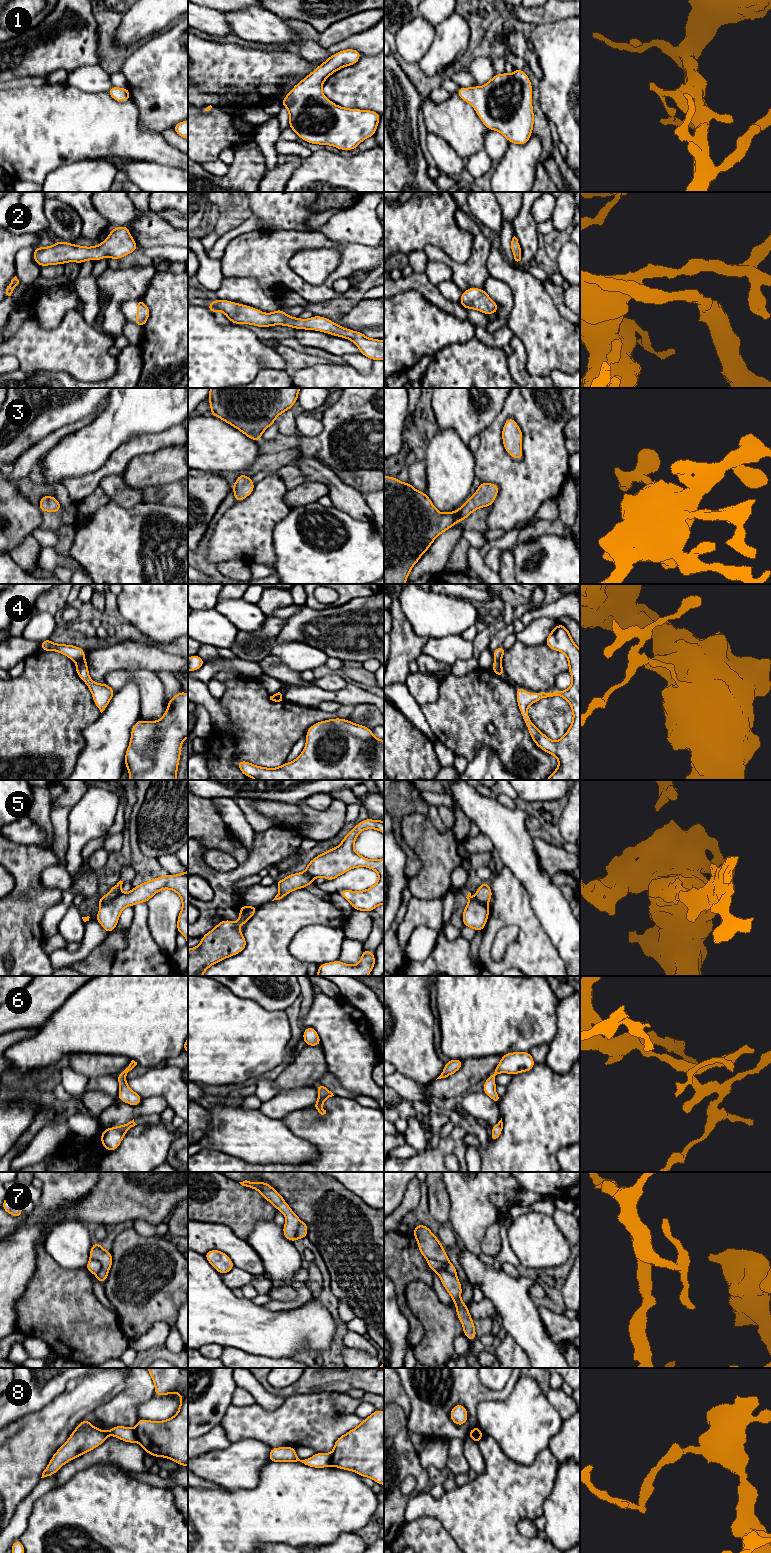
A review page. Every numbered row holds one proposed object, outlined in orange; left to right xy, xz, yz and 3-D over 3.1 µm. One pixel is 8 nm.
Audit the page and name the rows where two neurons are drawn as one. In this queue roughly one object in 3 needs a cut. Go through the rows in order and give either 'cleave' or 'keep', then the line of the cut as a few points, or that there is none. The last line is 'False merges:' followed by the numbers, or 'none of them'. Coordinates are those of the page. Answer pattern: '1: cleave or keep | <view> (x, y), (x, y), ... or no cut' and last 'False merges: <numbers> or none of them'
1: keep | no cut
2: keep | no cut
3: keep | no cut
4: cleave | xy (84, 658), (75, 662)
5: cleave | xy (120, 891), (101, 906)
6: keep | no cut
7: cleave | yz (427, 1258), (443, 1264), (449, 1262)
8: cleave | xy (133, 1429), (137, 1441)
False merges: 4, 5, 7, 8

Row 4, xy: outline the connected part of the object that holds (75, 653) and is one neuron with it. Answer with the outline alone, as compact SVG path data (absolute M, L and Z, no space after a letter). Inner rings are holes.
M50 639L40 641L41 651L56 651L63 654L74 662L85 659L85 652L82 648L74 645L53 643Z

